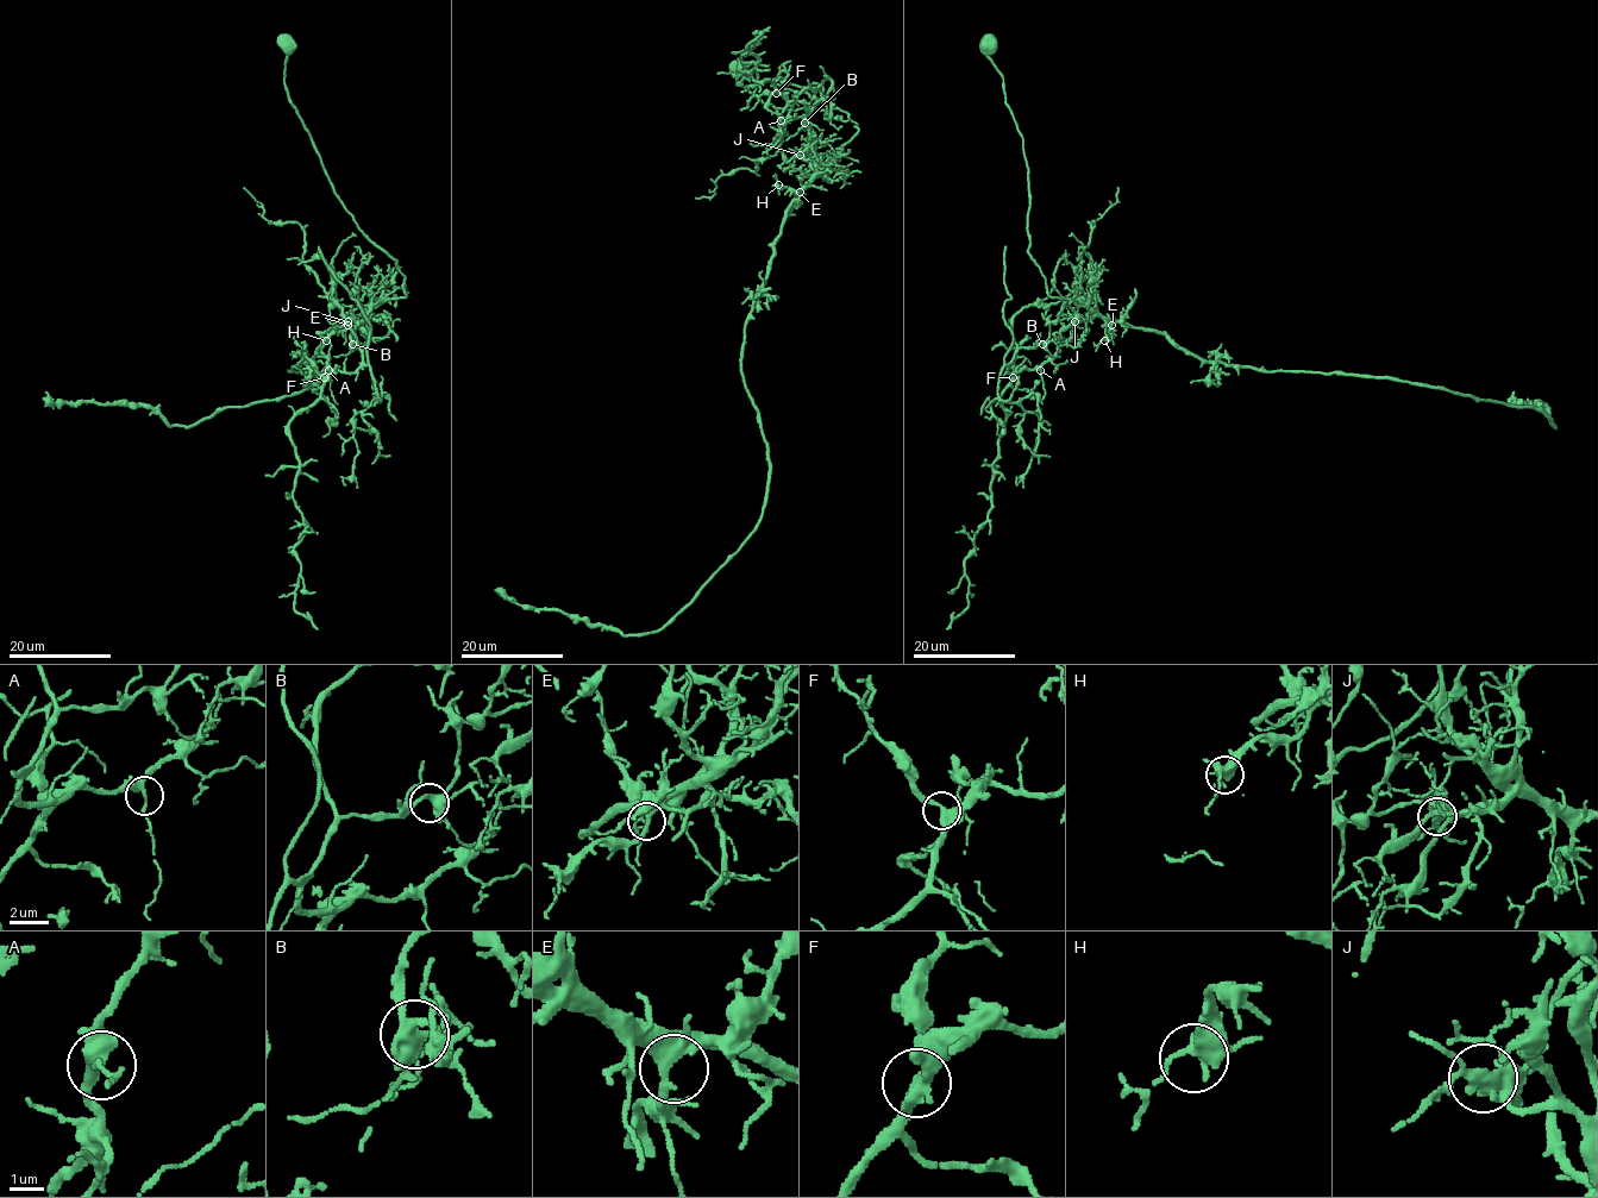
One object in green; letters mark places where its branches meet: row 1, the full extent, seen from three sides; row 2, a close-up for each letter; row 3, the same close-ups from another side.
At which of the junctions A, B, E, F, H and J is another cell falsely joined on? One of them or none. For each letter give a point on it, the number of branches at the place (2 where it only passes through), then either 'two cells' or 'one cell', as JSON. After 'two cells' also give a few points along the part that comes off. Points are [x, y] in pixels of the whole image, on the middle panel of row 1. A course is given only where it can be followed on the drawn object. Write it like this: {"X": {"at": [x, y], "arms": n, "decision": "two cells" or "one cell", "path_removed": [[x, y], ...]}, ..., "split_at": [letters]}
{"A": {"at": [781, 120], "arms": 4, "decision": "one cell"}, "B": {"at": [804, 123], "arms": 4, "decision": "one cell"}, "E": {"at": [800, 192], "arms": 4, "decision": "one cell"}, "F": {"at": [776, 93], "arms": 4, "decision": "one cell"}, "H": {"at": [778, 184], "arms": 3, "decision": "one cell"}, "J": {"at": [800, 155], "arms": 4, "decision": "two cells", "path_removed": [[800, 155], [814, 91], [788, 100], [770, 80], [741, 83], [758, 58], [746, 48], [769, 26]]}, "split_at": ["J"]}

